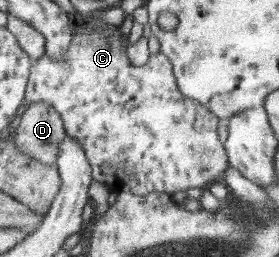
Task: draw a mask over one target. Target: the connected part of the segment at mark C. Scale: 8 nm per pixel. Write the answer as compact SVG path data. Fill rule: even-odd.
M78 22L77 30L73 34L73 40L69 47L68 53L65 53L64 59L54 59L51 56L44 54L40 59L36 59L32 64L31 77L27 85L27 101L29 105L34 102L47 101L51 103L56 110L63 116L67 134L70 134L72 139L78 139L80 145L84 149L84 153L88 157L88 161L92 164L92 179L93 181L104 181L106 187L111 192L115 193L132 193L134 195L149 195L155 192L163 192L170 195L175 195L177 192L188 191L188 189L207 189L214 183L223 182L227 173L229 156L225 143L218 139L218 127L220 127L220 119L216 113L212 113L204 104L201 104L195 99L189 98L180 91L177 77L173 68L172 60L164 53L156 53L146 66L134 67L131 64L127 54L128 40L122 40L122 33L118 32L119 26L116 26L116 31L112 36L106 38L104 34L100 34L100 29L104 27L86 27L85 24Z

